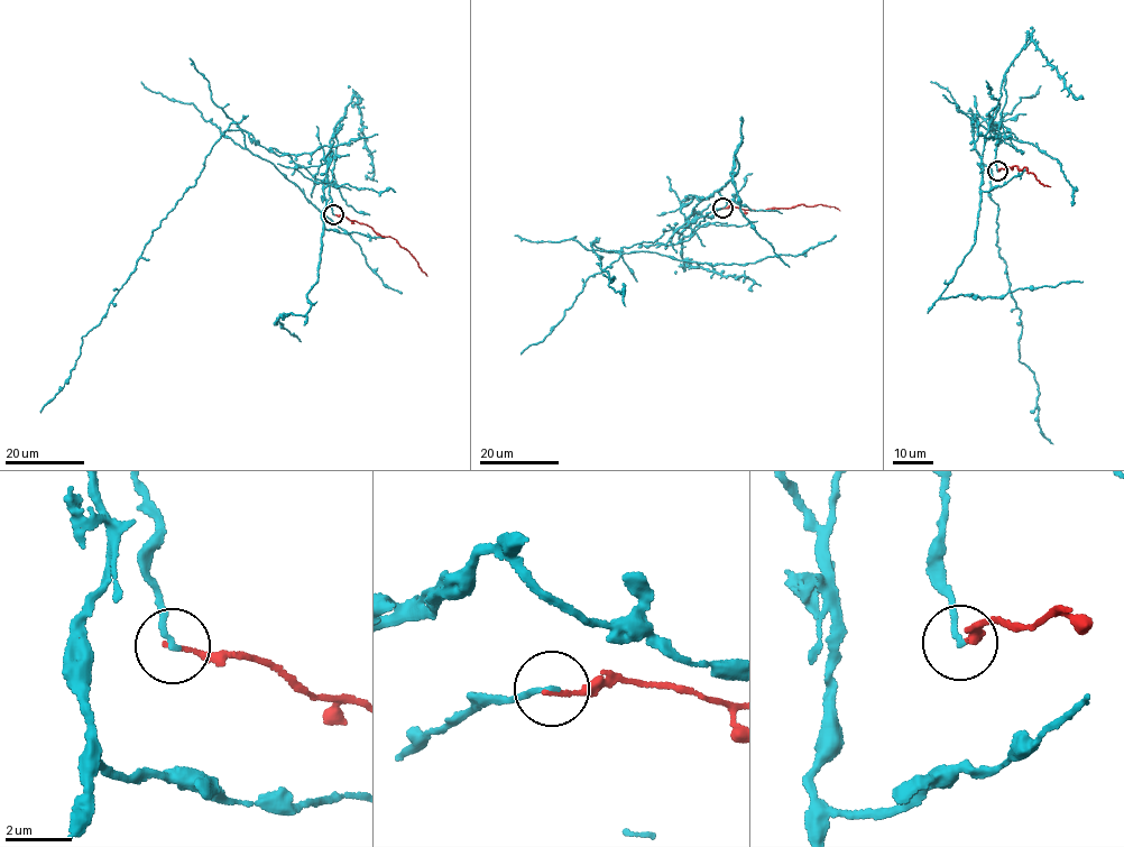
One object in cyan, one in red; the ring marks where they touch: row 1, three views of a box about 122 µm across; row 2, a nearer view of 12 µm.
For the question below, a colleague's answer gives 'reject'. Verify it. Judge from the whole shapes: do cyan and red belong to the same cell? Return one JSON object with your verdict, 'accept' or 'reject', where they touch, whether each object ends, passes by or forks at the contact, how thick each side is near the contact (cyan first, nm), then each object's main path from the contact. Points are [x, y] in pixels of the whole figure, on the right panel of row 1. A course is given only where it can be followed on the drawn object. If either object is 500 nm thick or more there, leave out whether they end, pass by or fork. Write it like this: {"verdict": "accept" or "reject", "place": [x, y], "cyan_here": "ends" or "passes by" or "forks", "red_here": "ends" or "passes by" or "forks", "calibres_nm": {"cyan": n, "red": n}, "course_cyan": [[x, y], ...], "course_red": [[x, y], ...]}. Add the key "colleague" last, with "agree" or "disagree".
{"verdict": "reject", "place": [997, 171], "cyan_here": "ends", "red_here": "ends", "calibres_nm": {"cyan": 170, "red": 130}, "course_cyan": [[997, 171], [1004, 75], [997, 129], [987, 118], [973, 134], [998, 209], [1020, 361], [1052, 443]], "course_red": [[997, 171], [1015, 165], [1020, 169], [1026, 166], [1028, 173], [1050, 186]], "colleague": "agree"}

